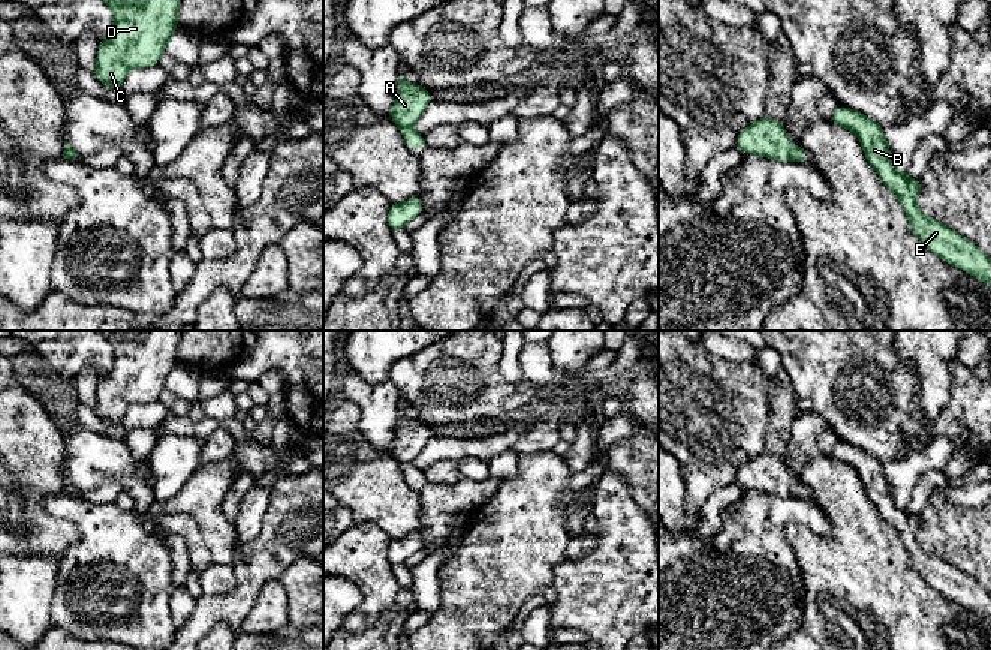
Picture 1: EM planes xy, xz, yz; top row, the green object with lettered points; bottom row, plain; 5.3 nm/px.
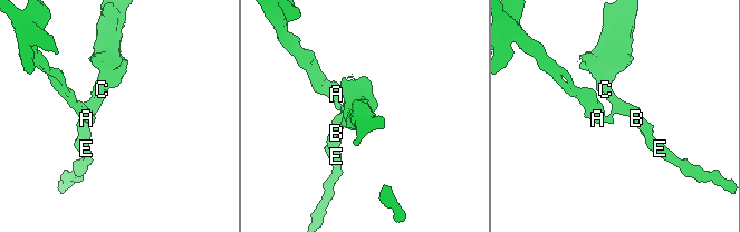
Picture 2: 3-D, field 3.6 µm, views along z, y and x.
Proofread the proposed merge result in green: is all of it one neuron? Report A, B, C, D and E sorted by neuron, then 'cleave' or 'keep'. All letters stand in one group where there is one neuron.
groups A / B C D E; cleave

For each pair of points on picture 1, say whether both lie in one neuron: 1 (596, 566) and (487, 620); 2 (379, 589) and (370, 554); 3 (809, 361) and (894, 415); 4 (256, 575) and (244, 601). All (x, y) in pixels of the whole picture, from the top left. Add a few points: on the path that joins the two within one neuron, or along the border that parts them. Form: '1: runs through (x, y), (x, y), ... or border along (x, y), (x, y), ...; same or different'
1: border along (565, 559), (554, 568), (551, 584); different
2: runs through (379, 580), (379, 572), (371, 563); same
3: runs through (833, 369), (883, 399); same
4: runs through (252, 581), (244, 595); same

